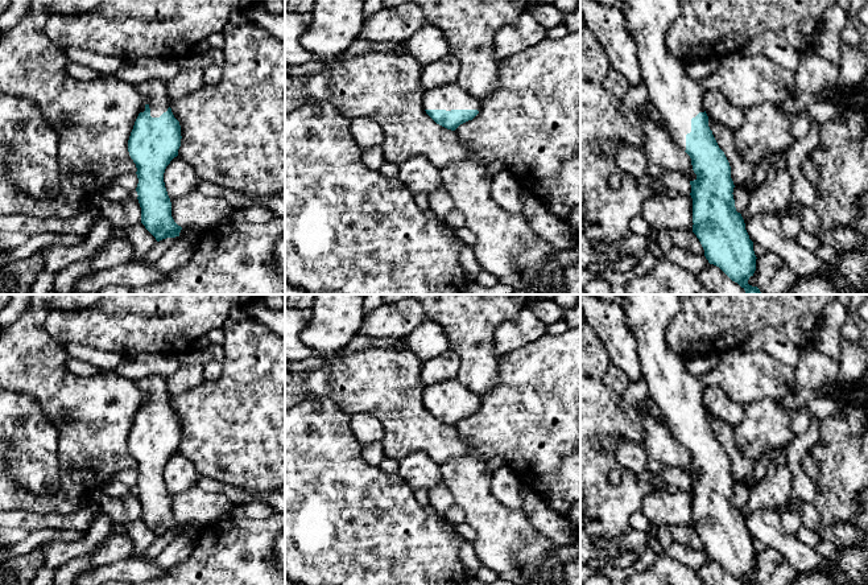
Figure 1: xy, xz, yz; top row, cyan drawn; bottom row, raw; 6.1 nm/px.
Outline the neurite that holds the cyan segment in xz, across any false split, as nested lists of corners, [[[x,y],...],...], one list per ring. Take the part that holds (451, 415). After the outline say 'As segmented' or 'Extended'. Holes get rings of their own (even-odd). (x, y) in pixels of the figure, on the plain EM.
[[[447,379],[425,386],[423,404],[437,420],[455,427],[479,409],[481,397],[458,379]]]. Extended

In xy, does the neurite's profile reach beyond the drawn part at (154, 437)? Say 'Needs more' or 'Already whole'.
Needs more

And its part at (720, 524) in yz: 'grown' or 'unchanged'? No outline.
grown

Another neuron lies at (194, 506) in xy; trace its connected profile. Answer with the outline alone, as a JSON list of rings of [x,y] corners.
[[[198,486],[170,495],[171,512],[182,524],[207,526],[230,518],[232,502],[222,493],[206,493]]]

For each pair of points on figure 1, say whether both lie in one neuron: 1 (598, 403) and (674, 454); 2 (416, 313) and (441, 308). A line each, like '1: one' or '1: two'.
1: two
2: two

